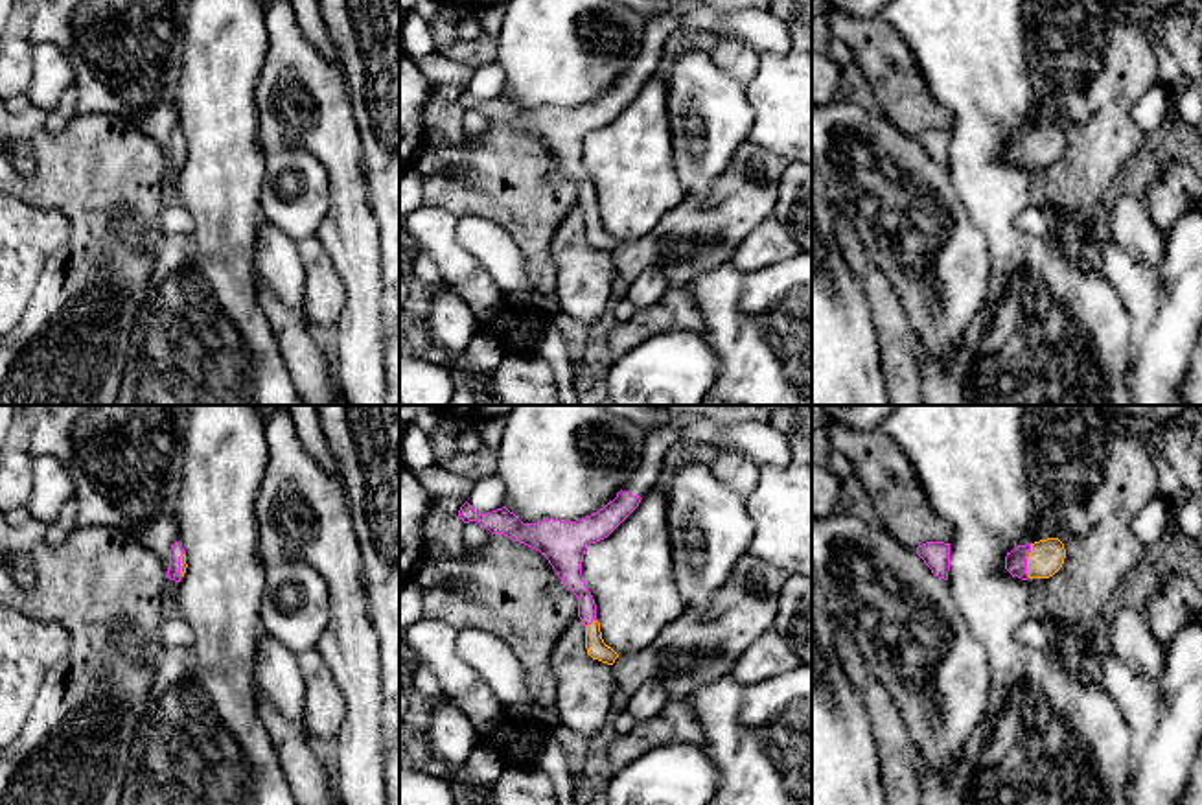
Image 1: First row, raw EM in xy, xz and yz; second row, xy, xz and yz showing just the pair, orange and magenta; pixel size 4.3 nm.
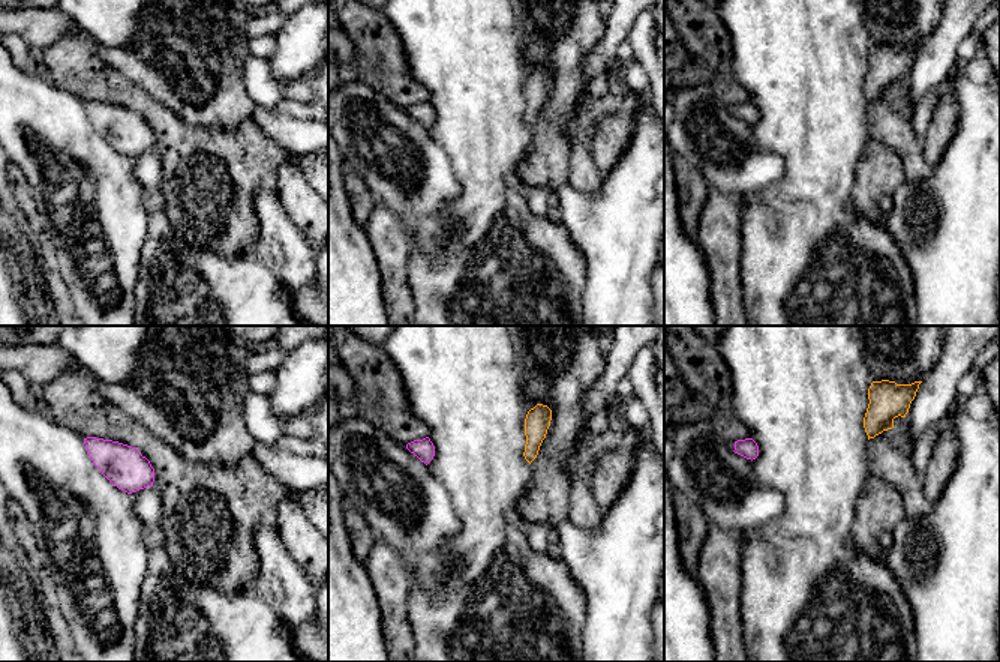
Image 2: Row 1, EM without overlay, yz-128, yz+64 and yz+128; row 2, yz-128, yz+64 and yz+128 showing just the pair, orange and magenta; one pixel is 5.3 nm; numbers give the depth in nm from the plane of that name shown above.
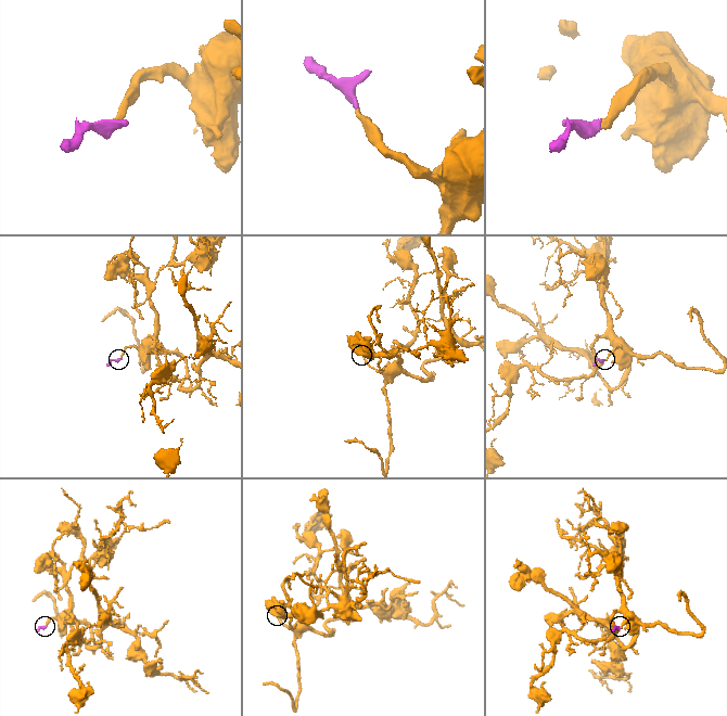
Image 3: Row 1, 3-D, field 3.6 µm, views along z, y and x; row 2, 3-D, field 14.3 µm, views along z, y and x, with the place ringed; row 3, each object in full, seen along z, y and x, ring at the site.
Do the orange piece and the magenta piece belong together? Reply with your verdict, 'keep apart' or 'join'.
join

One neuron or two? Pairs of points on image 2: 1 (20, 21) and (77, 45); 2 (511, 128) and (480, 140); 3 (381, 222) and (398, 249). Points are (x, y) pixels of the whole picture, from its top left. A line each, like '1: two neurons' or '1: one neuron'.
1: two neurons
2: one neuron
3: one neuron

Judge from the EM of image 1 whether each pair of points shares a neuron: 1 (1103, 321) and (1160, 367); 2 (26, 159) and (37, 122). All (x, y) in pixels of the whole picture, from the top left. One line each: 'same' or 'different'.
1: different
2: same

